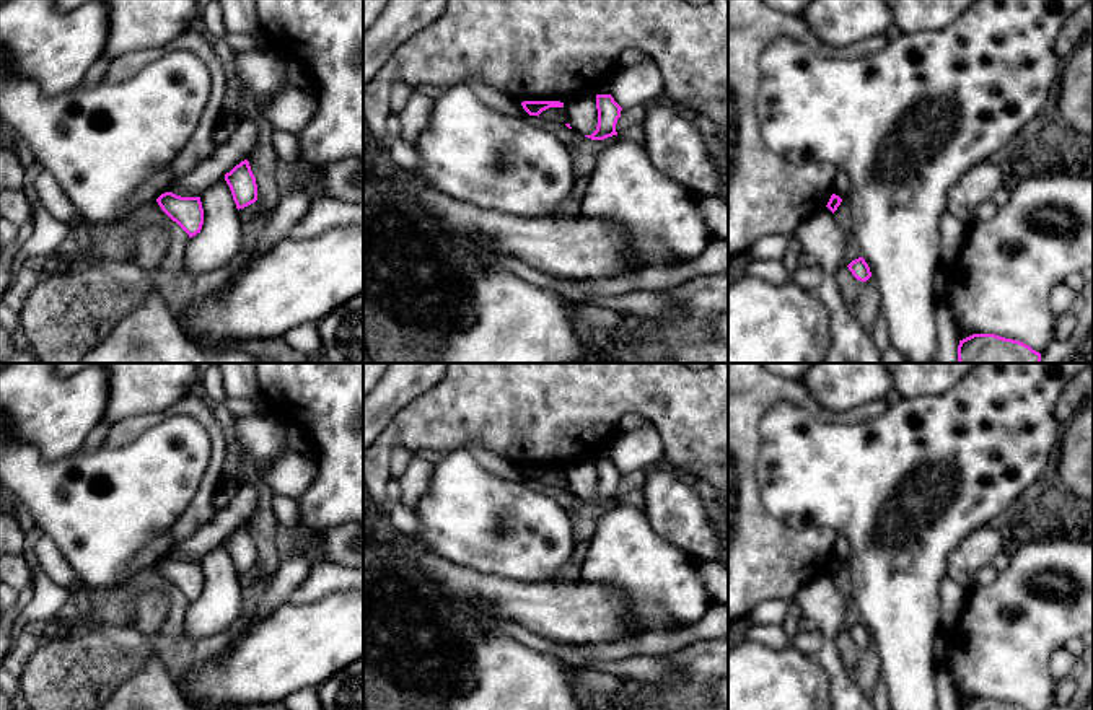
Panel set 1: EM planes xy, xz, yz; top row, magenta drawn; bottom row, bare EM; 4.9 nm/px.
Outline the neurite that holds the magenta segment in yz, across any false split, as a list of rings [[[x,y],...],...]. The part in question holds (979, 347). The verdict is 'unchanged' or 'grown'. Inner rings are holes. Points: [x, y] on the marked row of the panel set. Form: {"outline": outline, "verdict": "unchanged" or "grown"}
{"outline": [[[972,334],[958,345],[959,363],[1041,363],[1029,345],[995,334]]], "verdict": "unchanged"}

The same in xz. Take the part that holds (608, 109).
{"outline": [[[596,94],[598,125],[591,135],[585,135],[591,140],[604,140],[617,135],[616,124],[621,117],[622,107],[614,101],[611,94]]], "verdict": "unchanged"}

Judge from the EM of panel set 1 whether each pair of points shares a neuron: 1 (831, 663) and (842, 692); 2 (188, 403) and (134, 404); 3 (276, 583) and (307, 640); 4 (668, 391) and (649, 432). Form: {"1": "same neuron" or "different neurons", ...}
{"1": "same neuron", "2": "different neurons", "3": "different neurons", "4": "different neurons"}

